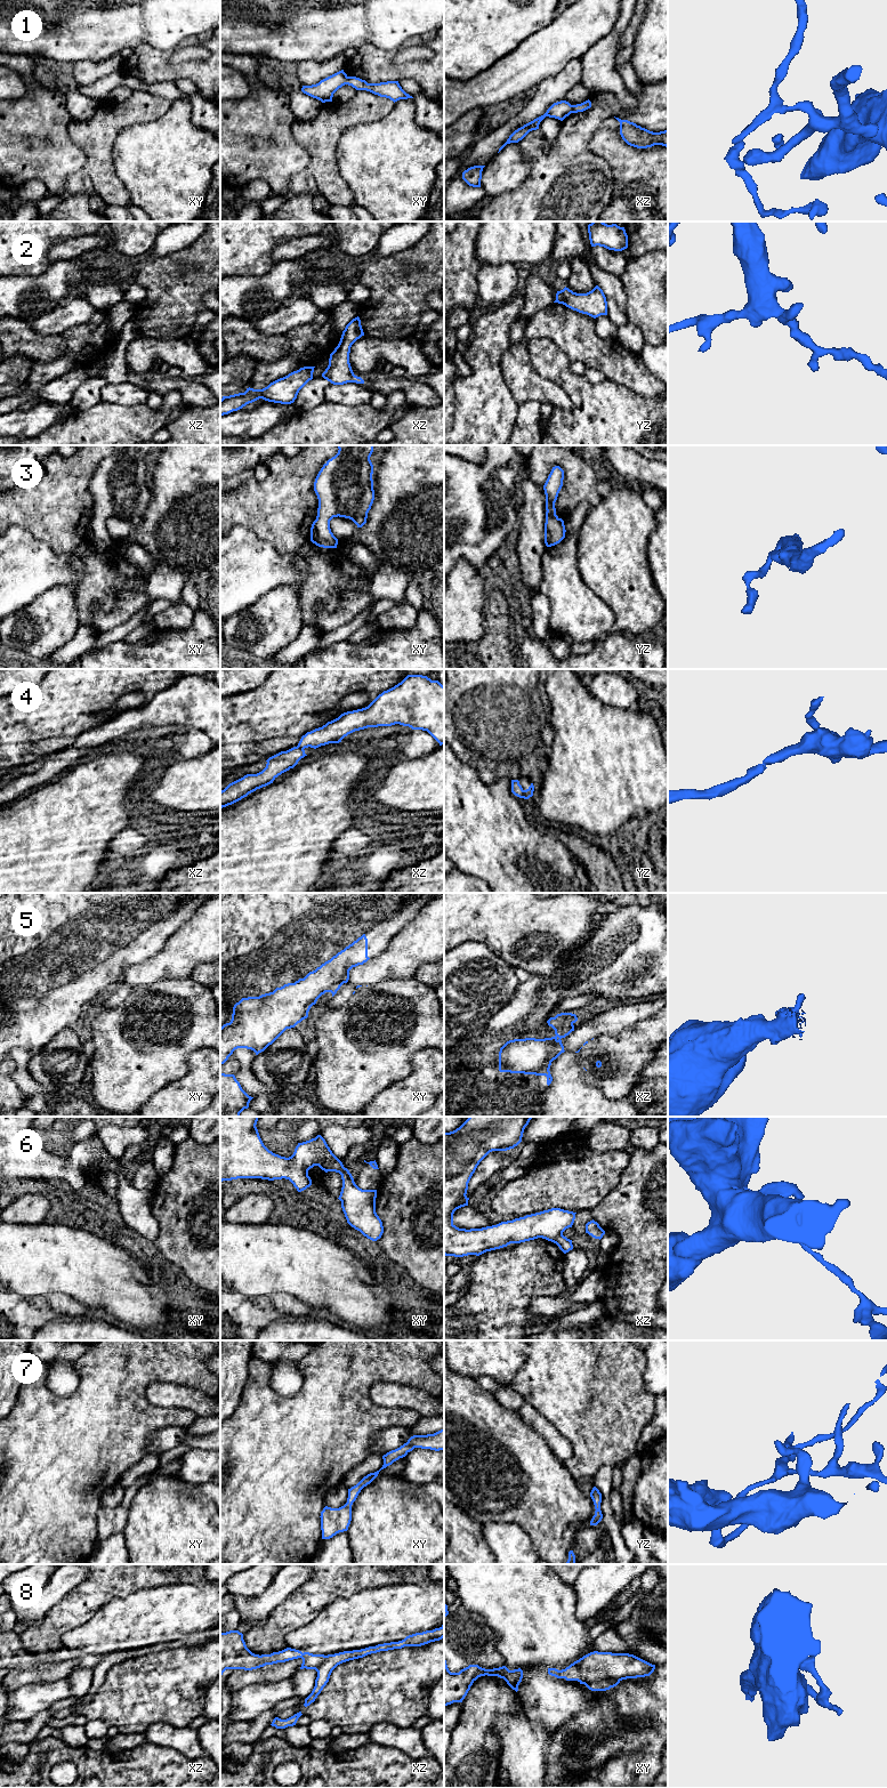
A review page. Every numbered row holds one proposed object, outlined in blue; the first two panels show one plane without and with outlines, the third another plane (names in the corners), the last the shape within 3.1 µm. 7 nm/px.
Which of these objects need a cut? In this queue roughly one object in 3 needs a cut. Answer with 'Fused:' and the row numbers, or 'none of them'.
Fused: 6, 8

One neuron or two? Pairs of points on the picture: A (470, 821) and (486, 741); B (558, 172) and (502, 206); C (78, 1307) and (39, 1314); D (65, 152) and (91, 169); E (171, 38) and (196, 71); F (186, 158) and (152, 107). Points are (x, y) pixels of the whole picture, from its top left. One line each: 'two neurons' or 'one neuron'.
A: two neurons
B: one neuron
C: one neuron
D: two neurons
E: two neurons
F: two neurons

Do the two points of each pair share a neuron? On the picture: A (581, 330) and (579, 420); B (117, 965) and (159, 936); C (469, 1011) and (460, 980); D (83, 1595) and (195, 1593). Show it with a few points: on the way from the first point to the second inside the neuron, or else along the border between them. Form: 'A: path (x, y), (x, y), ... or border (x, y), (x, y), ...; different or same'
A: border (551, 341), (571, 360); different
B: path (127, 957), (148, 943); same
C: path (461, 1003), (460, 988); same
D: border (155, 1587), (112, 1597), (104, 1604); different

